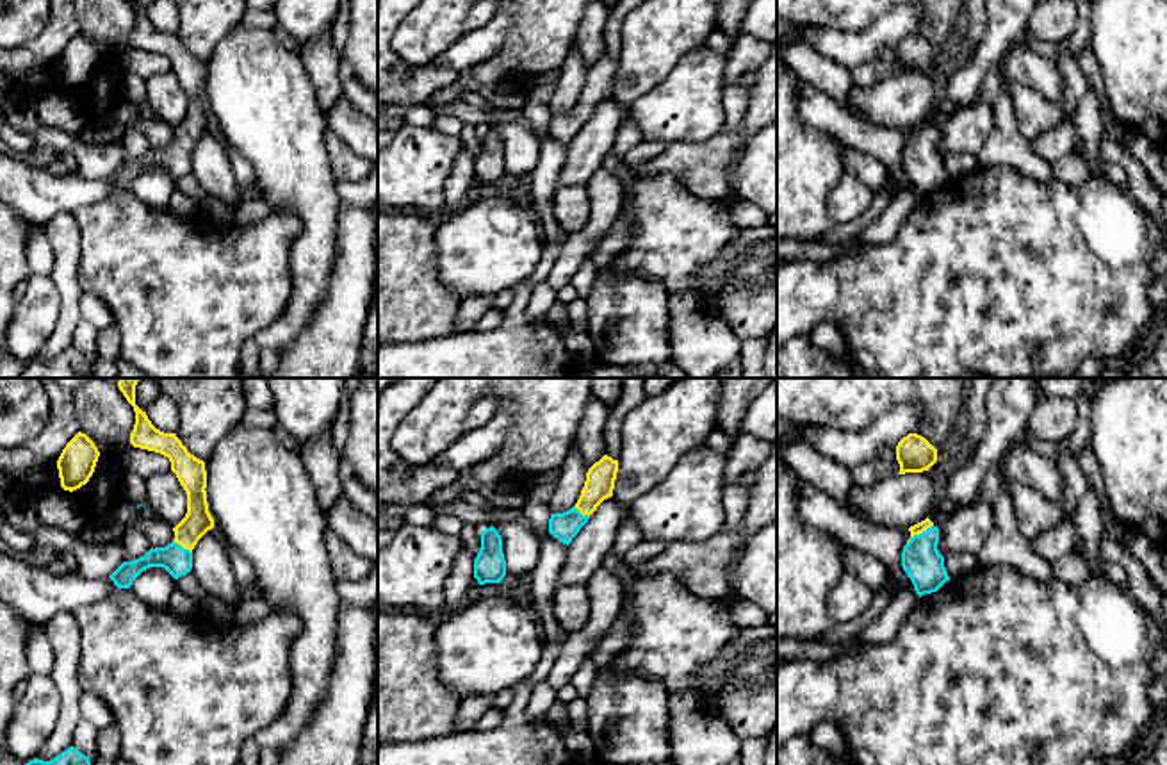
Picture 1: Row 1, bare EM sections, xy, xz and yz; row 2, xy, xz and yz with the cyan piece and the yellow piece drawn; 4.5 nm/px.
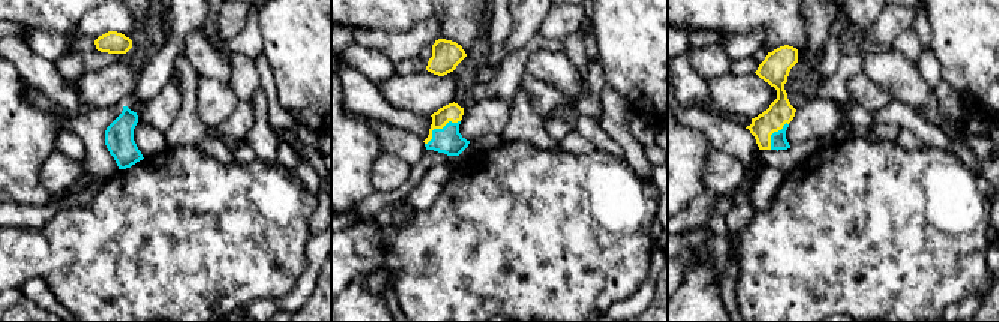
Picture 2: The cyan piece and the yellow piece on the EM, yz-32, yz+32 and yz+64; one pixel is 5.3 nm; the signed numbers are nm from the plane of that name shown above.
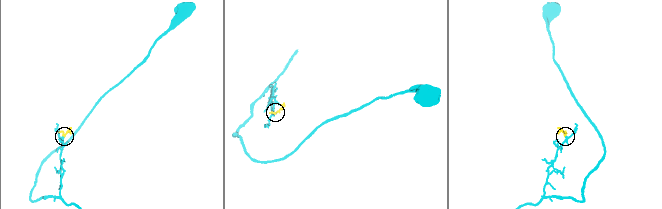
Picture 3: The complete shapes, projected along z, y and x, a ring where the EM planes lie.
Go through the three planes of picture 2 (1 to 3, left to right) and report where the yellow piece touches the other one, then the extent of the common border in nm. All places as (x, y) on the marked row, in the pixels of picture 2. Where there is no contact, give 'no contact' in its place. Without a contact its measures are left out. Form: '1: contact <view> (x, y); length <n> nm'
1: no contact
2: contact yz+32 (438, 129); length 240 nm
3: contact yz+64 (773, 134); length 180 nm

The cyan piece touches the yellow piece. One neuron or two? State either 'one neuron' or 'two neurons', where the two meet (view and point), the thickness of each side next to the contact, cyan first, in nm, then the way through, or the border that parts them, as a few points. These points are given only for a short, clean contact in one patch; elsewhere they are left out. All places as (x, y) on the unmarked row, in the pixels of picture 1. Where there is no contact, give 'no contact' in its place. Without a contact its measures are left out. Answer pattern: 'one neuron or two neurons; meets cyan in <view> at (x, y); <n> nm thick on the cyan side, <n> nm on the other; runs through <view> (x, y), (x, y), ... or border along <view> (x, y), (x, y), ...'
one neuron; meets cyan in yz at (920, 134); 180 nm thick on the cyan side, 50 nm on the other; runs through yz (922, 161), (920, 134), (922, 127)

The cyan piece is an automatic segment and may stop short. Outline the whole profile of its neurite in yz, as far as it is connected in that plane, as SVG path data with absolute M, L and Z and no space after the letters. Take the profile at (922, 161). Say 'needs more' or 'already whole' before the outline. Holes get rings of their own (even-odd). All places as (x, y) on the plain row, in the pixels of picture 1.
needs more; M926 118L909 128L910 139L902 152L902 168L910 178L916 194L937 193L950 177L944 168L944 157L939 153L939 128Z

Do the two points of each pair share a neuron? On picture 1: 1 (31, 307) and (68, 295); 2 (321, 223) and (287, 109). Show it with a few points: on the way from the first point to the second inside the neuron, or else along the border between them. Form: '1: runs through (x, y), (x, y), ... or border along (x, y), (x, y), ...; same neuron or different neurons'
1: border along (50, 277), (59, 298), (59, 318), (48, 339); different neurons
2: runs through (309, 195), (294, 177), (287, 154), (287, 138); same neuron

